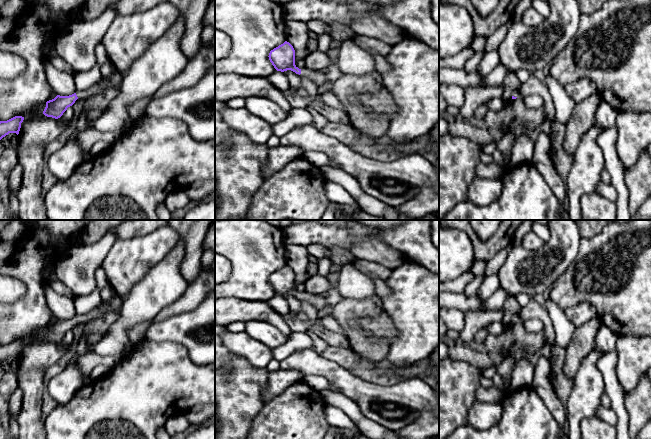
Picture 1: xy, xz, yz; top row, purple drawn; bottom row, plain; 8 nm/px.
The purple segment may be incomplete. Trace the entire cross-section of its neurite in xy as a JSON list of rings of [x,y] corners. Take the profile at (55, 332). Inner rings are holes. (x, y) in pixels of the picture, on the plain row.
[[[102,302],[98,307],[94,308],[87,314],[77,315],[76,317],[69,320],[57,319],[54,323],[46,326],[46,331],[43,335],[43,338],[47,341],[58,343],[63,339],[68,331],[75,327],[78,322],[88,323],[103,317],[107,313],[107,307]]]

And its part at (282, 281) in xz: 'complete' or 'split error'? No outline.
split error

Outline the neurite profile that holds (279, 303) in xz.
[[[274,295],[268,300],[268,304],[282,316],[291,311],[287,299],[281,295]]]

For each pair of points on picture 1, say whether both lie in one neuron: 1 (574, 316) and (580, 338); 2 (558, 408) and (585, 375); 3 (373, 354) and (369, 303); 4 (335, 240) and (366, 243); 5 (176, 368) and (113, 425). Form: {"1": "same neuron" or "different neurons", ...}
{"1": "different neurons", "2": "different neurons", "3": "same neuron", "4": "different neurons", "5": "same neuron"}

